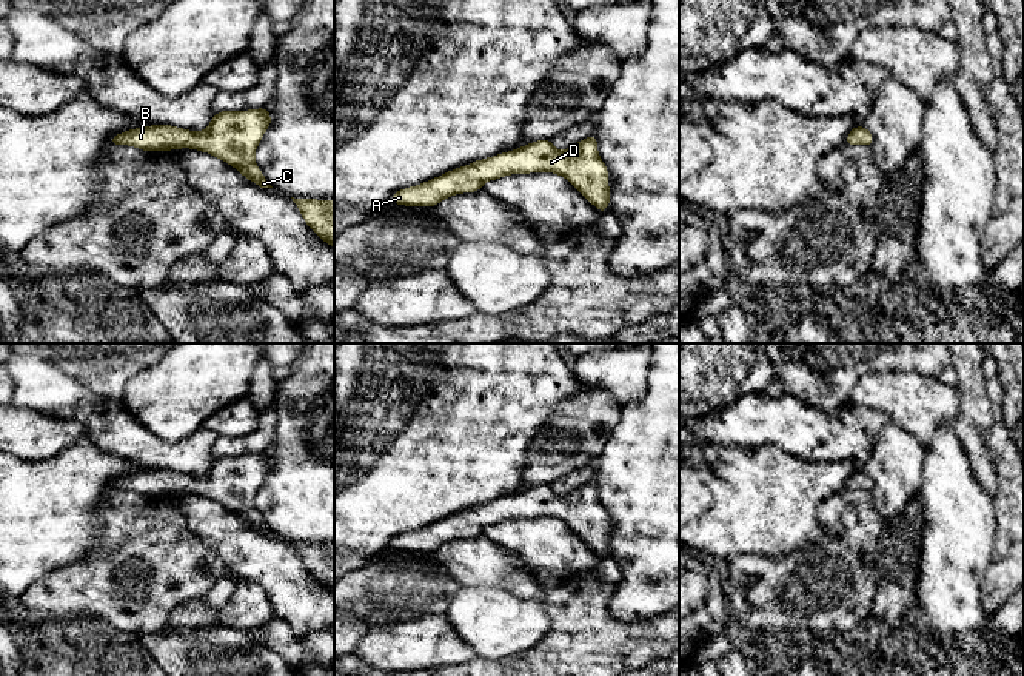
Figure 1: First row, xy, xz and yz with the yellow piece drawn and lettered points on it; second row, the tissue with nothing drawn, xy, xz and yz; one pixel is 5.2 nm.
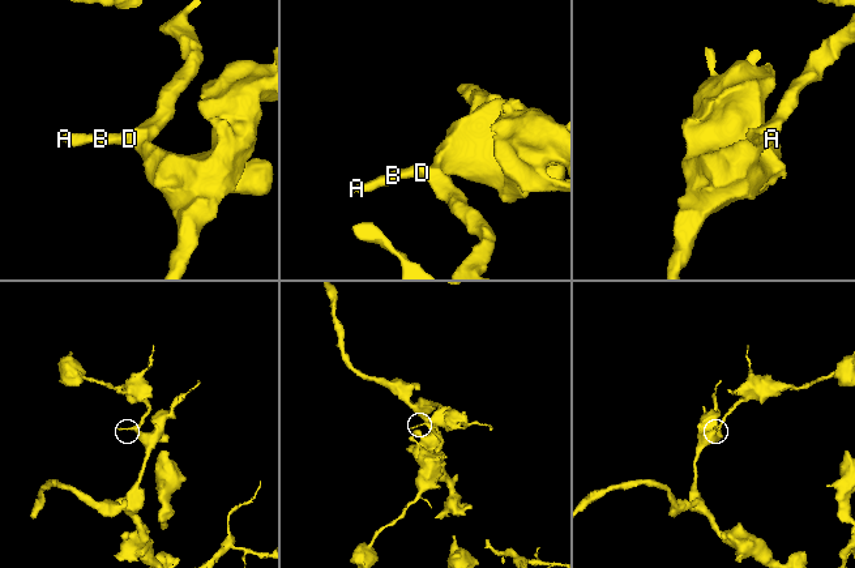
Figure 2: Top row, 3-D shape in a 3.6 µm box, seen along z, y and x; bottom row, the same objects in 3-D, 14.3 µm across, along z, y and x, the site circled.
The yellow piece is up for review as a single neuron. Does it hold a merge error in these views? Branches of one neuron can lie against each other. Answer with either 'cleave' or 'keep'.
keep

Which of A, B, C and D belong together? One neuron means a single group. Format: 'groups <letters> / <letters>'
groups A B C D

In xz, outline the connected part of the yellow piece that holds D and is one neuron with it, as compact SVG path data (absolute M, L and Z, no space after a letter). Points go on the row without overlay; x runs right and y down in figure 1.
M594 479L557 496L551 485L537 485L519 494L456 513L422 530L405 533L391 540L396 550L436 551L443 544L482 534L482 528L508 519L556 517L564 520L597 556L610 548L608 517L597 499Z

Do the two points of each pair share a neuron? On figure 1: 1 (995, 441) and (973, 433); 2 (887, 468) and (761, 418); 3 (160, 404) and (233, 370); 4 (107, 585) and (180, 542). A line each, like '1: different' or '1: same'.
1: different
2: different
3: same
4: same

